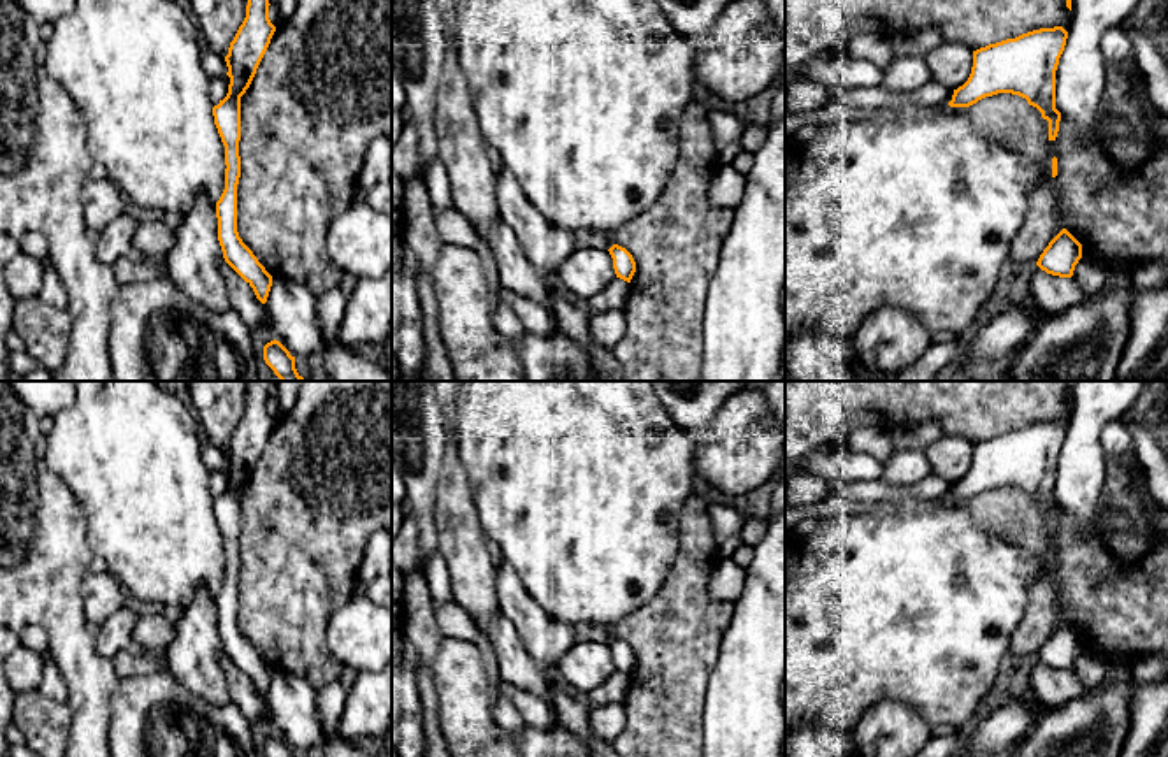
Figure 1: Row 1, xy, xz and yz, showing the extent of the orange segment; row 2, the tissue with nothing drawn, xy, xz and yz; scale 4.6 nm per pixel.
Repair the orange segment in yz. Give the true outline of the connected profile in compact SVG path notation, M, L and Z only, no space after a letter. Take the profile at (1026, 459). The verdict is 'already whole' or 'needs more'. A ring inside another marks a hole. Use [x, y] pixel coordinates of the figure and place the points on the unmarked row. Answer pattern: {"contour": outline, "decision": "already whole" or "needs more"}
{"contour": "M1040 422L973 444L968 474L954 483L950 501L970 501L985 490L1012 487L1027 494L1049 515L1056 534L1061 506L1056 502L1056 464L1068 425Z", "decision": "already whole"}

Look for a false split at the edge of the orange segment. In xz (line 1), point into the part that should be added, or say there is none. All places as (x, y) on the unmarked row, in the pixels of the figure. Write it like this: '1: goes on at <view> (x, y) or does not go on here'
1: does not go on here

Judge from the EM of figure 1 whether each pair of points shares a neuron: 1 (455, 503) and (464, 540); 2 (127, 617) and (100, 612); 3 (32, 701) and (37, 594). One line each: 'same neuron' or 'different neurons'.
1: same neuron
2: different neurons
3: different neurons

